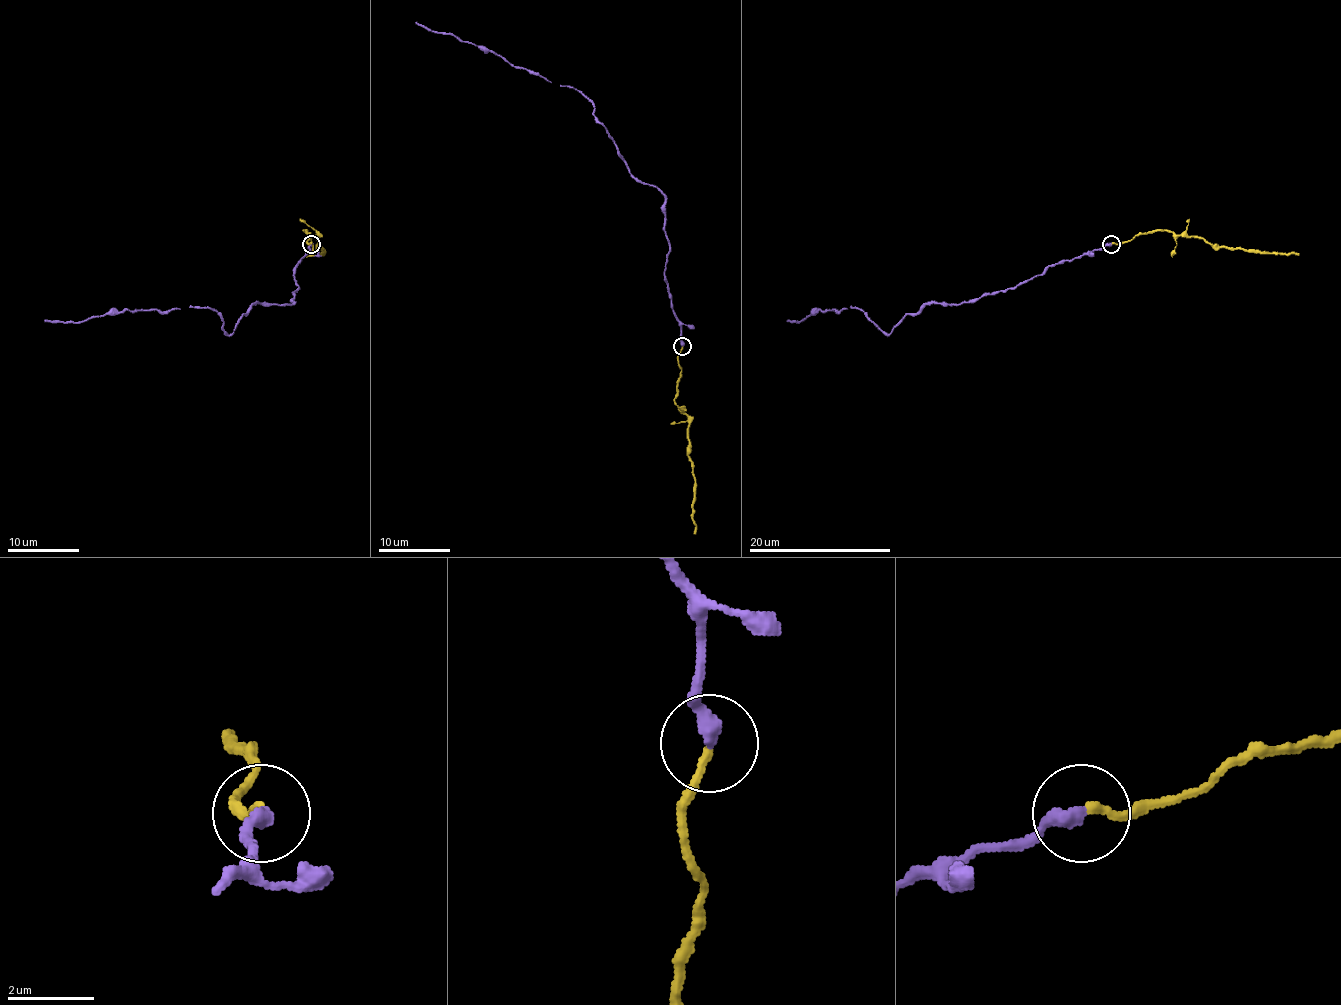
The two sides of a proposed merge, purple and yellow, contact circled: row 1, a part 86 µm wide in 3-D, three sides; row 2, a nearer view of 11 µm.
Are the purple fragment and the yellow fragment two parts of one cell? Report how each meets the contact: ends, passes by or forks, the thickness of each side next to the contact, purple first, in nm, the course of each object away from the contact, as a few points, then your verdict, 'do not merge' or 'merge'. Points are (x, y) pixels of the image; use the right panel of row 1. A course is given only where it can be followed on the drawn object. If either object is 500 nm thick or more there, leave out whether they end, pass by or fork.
purple ends | yellow ends | 360/170 nm | purple via (1112, 243), (1058, 261), (1012, 288), (926, 304), (887, 334), (855, 307), (787, 320) | yellow via (1112, 243), (1169, 231), (1183, 236), (1201, 236), (1213, 245), (1224, 245), (1228, 249), (1299, 254) | merge

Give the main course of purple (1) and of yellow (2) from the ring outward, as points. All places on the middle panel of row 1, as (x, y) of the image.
1: (683, 347), (665, 277), (665, 197), (629, 172), (593, 104), (577, 90), (415, 22)
2: (683, 347), (677, 357), (681, 372), (674, 404), (688, 418), (688, 459), (695, 482), (693, 534)

